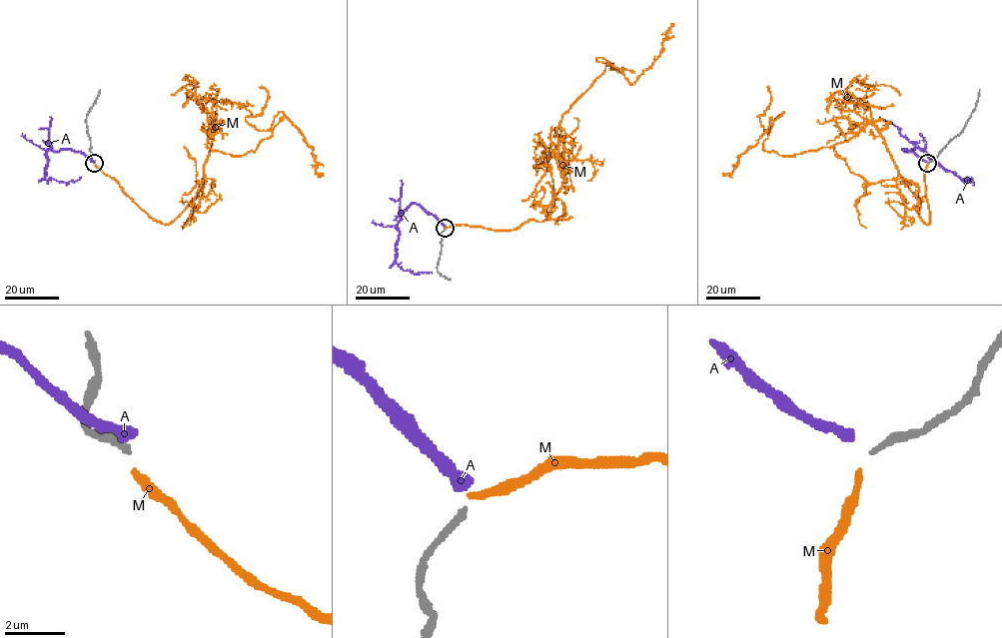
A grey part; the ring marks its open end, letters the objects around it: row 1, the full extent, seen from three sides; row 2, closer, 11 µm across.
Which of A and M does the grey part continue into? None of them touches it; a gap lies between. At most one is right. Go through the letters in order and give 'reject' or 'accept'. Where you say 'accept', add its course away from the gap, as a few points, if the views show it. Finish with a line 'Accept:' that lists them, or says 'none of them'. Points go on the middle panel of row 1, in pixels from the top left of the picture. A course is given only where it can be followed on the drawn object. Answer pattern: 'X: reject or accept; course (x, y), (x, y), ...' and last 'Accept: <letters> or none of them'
A: reject
M: reject
Accept: none of them

